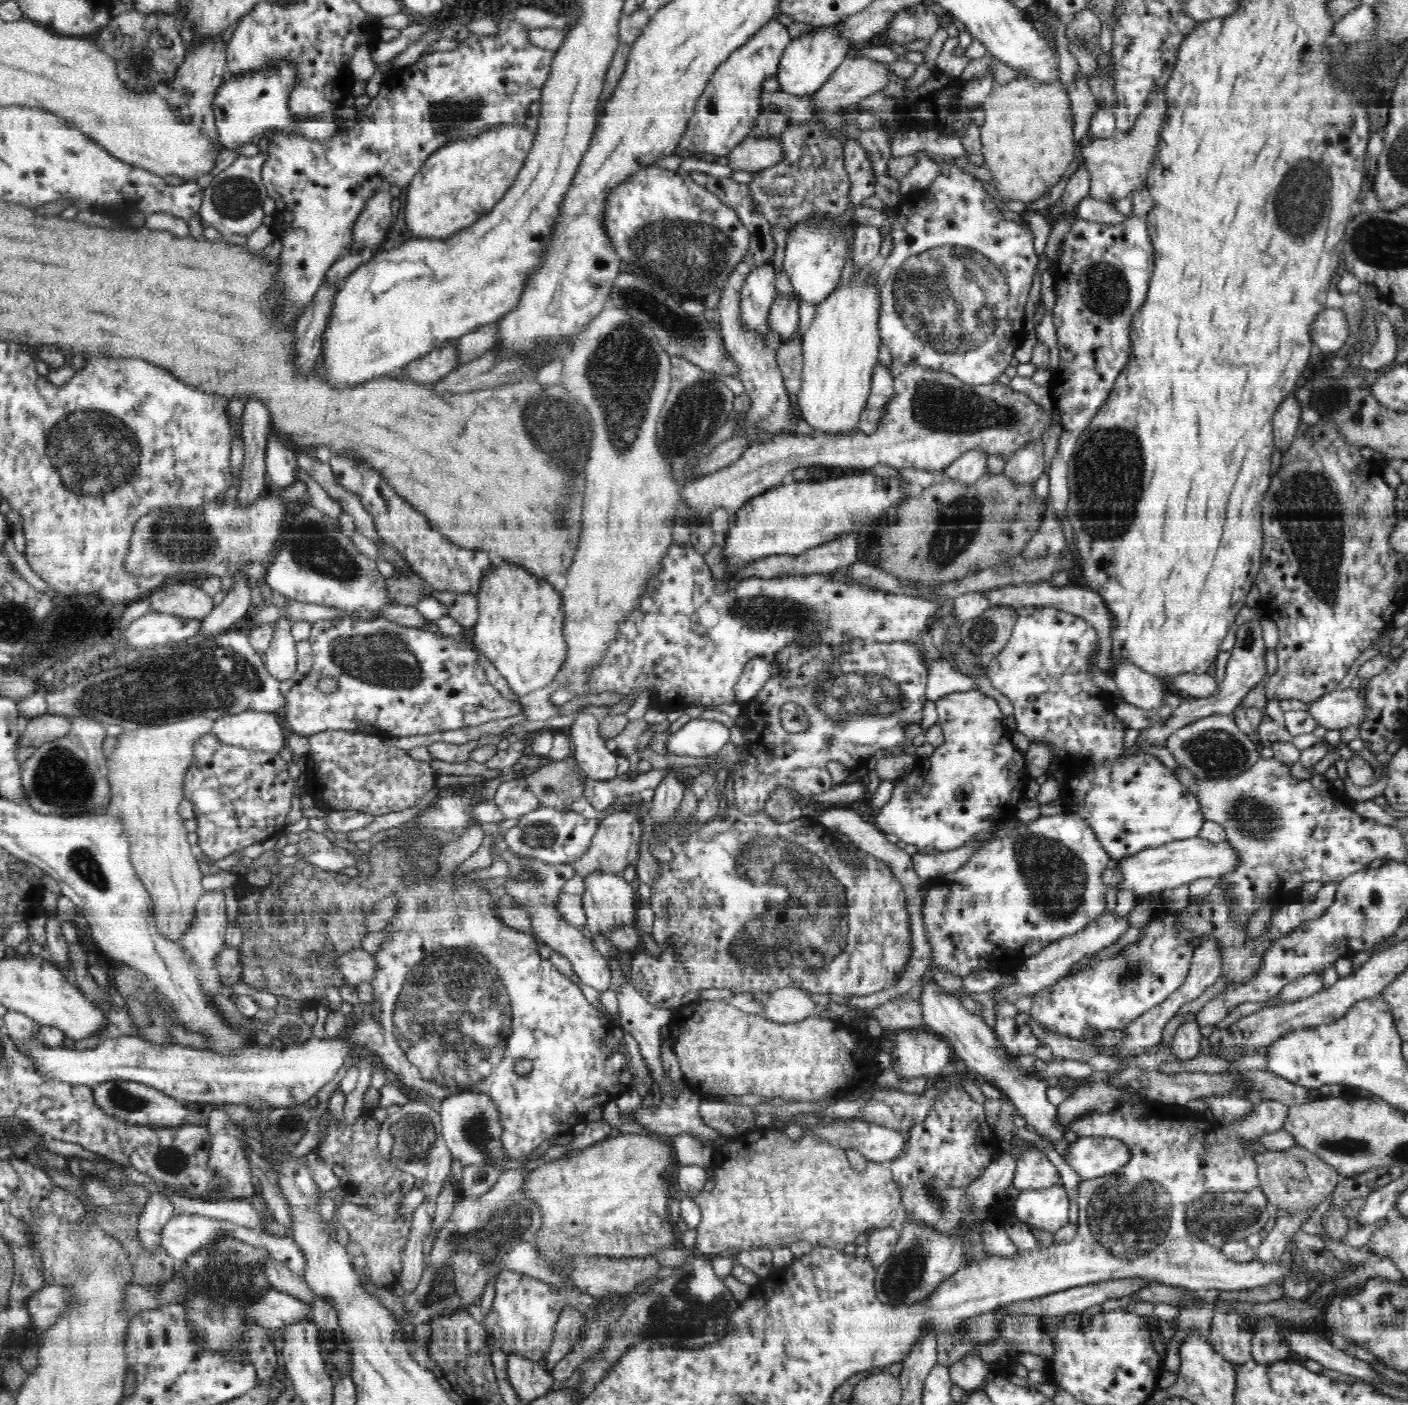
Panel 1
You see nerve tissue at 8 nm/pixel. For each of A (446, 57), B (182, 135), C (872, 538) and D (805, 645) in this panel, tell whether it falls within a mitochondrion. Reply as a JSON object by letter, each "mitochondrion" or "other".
{"A":"other","B":"other","C":"other","D":"mitochondrion"}

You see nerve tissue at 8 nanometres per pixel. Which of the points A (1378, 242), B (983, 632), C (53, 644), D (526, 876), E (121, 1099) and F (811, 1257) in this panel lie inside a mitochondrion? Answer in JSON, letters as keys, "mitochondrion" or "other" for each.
{"A":"mitochondrion","B":"mitochondrion","C":"mitochondrion","D":"mitochondrion","E":"mitochondrion","F":"other"}

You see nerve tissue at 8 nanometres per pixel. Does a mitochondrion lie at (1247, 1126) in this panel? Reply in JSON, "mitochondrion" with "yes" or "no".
{"mitochondrion":"no"}

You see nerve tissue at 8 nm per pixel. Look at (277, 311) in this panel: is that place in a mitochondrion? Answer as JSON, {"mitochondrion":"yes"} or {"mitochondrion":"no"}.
{"mitochondrion":"no"}

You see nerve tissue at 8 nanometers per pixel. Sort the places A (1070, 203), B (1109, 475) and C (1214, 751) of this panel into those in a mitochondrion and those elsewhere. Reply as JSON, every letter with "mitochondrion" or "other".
{"A":"other","B":"mitochondrion","C":"mitochondrion"}

